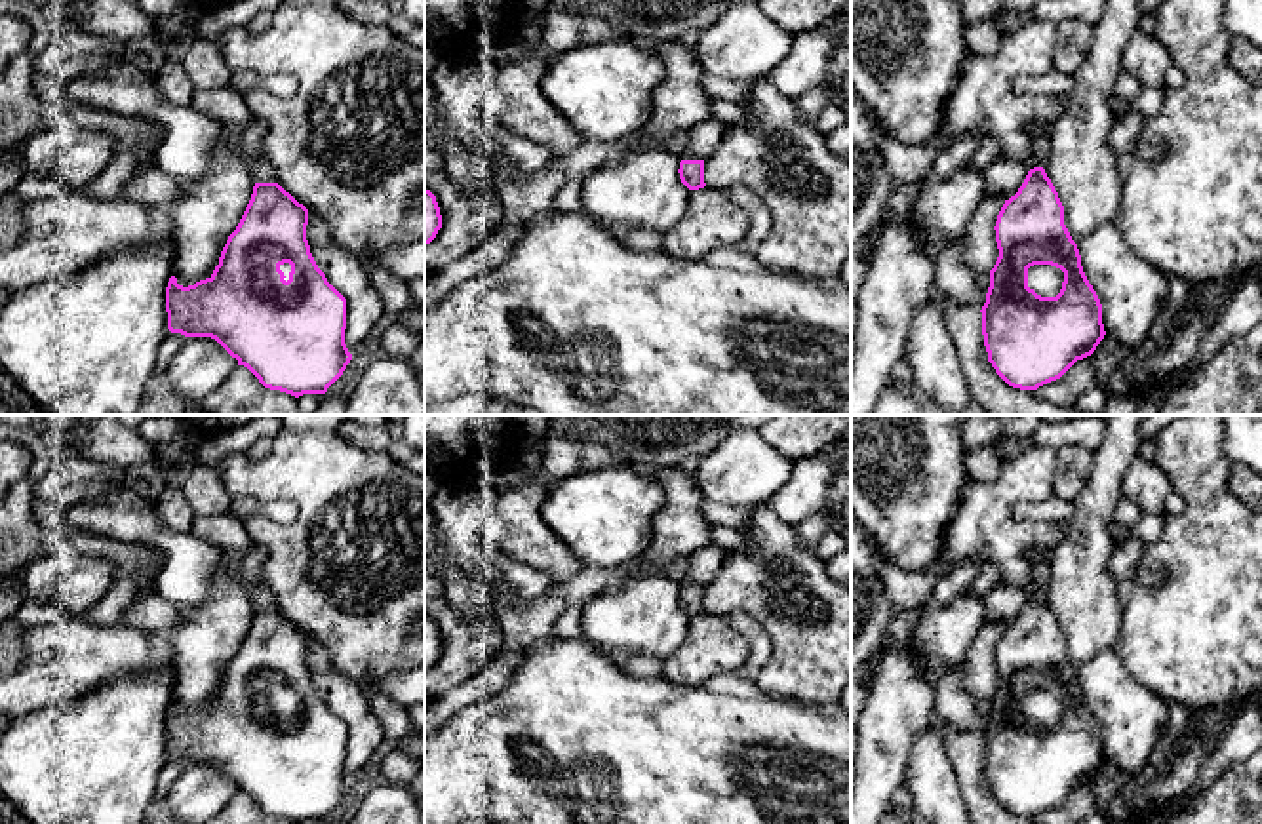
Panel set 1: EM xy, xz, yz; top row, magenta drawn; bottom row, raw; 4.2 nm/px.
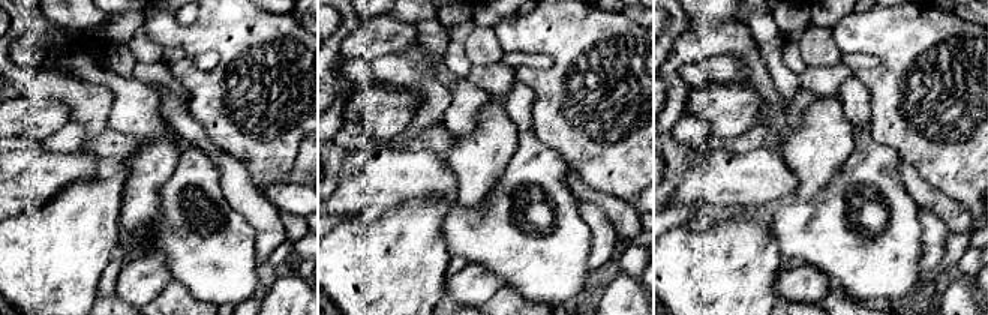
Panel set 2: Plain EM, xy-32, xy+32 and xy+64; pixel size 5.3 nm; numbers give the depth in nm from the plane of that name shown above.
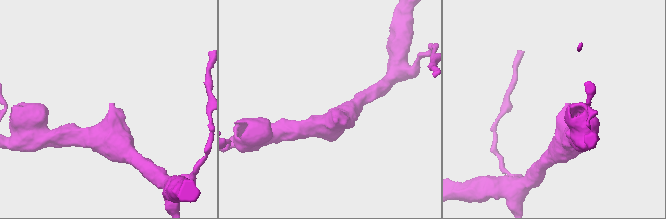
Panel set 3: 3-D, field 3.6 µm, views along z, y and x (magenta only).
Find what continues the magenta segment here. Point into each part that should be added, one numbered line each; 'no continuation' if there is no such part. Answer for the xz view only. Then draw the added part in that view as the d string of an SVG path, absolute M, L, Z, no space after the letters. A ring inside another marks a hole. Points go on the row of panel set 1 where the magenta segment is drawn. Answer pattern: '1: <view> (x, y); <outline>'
no continuation

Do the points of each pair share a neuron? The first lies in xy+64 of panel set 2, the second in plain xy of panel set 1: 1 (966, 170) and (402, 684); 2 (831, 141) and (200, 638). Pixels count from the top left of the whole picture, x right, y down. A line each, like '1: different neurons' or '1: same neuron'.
1: different neurons
2: same neuron

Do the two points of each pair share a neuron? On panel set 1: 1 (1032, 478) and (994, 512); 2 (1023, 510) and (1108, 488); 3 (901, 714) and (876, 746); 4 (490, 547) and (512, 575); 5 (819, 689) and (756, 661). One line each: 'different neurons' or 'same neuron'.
1: same neuron
2: different neurons
3: same neuron
4: same neuron
5: different neurons

